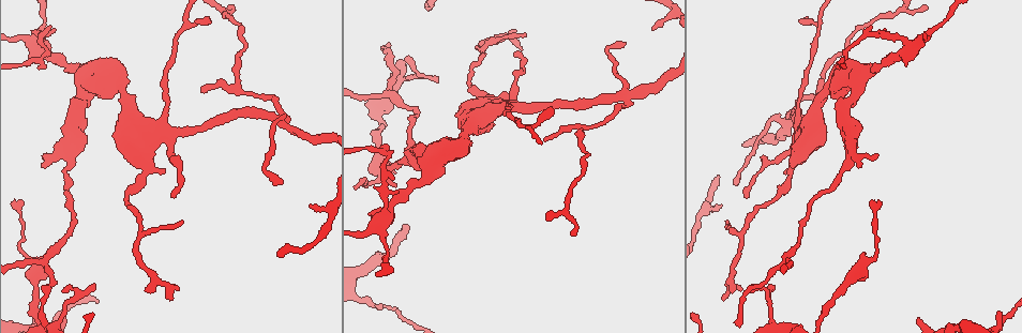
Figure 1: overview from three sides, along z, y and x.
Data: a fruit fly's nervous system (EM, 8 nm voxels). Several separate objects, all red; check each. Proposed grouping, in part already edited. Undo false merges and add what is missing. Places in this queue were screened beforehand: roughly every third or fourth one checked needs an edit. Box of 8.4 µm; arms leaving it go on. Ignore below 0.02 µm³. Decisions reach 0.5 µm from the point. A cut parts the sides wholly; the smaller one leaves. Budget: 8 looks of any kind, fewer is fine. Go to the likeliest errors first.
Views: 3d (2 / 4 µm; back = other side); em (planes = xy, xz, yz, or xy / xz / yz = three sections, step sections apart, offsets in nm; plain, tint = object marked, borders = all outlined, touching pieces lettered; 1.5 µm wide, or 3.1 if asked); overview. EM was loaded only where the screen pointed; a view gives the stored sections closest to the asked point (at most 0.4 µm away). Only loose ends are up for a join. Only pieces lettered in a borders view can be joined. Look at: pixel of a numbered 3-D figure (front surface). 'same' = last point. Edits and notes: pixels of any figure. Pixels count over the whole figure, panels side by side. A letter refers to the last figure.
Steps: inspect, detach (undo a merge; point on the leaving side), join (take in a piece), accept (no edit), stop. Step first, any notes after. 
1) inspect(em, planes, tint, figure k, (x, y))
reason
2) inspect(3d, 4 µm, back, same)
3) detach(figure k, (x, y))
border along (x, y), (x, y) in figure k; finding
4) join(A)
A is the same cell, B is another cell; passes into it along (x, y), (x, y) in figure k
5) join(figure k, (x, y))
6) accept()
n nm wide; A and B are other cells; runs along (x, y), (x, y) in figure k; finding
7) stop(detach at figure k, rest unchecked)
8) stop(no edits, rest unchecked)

inspect(3d, 4 µm, figure 1, (998, 312))
tapers out

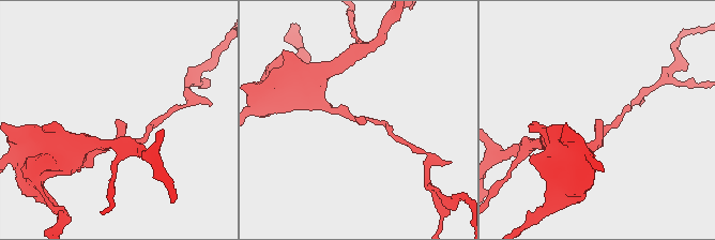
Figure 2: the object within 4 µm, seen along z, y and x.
inspect(em, xz, step 8, borders, figure 2, (595, 119))
shape alone is not enough

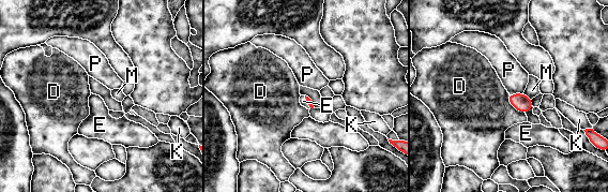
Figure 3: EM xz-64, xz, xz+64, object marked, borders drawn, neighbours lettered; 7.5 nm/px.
inspect(em, planes, borders, same)
cut it another way

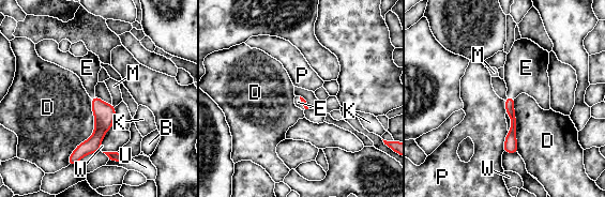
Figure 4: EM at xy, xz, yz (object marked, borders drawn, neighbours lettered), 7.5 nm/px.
join(E)
E is the same cell, B, D, K, M, P, U and W are other cells; the neuron continues

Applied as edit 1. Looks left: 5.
inspect(3d, 4 µm, figure 1, (171, 196))
an open end

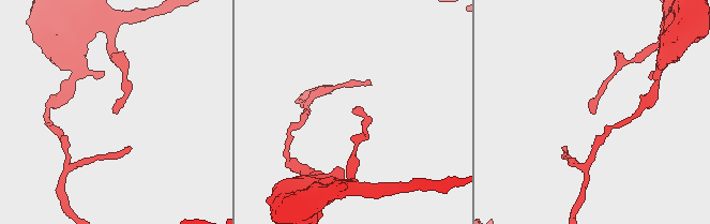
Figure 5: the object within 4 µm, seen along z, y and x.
inspect(em, xy, step 8, tint, figure 5, (593, 114))

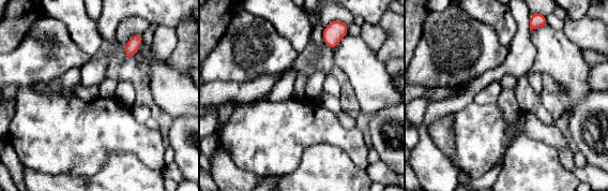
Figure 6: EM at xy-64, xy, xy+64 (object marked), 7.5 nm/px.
inspect(em, planes, borders, same)

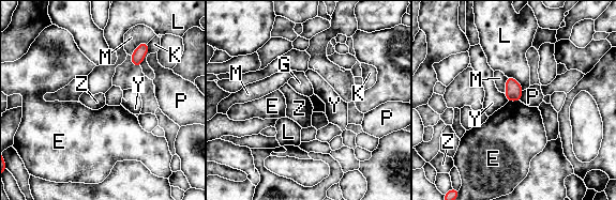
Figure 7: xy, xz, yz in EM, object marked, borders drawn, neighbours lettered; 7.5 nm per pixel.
accept()
K touches over 200 nm; E, G, K, L, M, P, Y and Z are other cells; border along (508, 101), (520, 102) in figure 7; no lettered piece goes on from it

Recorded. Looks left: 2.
inspect(em, planes, borders, figure 1, (944, 19))
a narrow waist

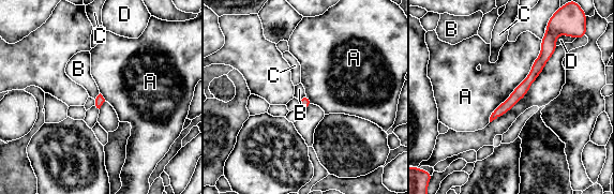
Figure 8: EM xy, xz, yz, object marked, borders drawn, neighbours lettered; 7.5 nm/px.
accept()
70 nm wide; A, B, C and D are other cells; border along (305, 94), (299, 100) in figure 8; continuous, no second neuron

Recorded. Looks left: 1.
stop(join at figure 4, rest unchecked)

